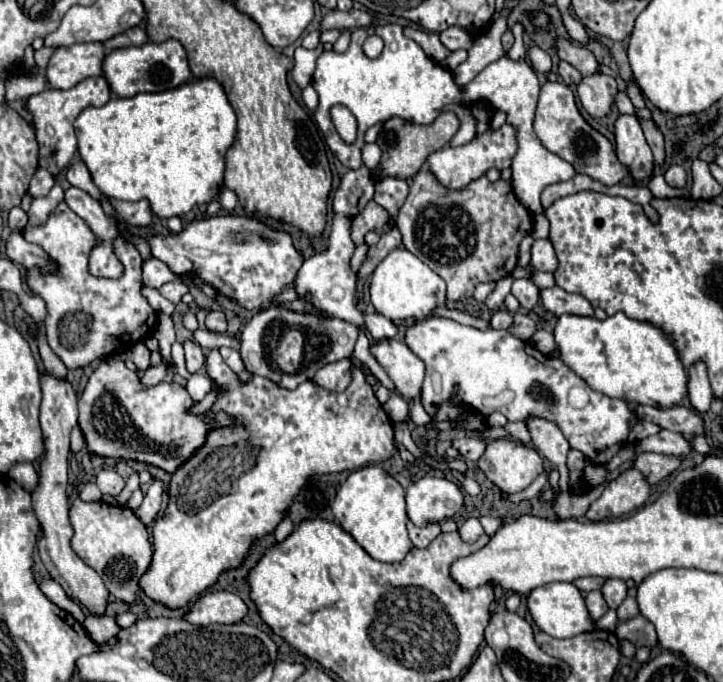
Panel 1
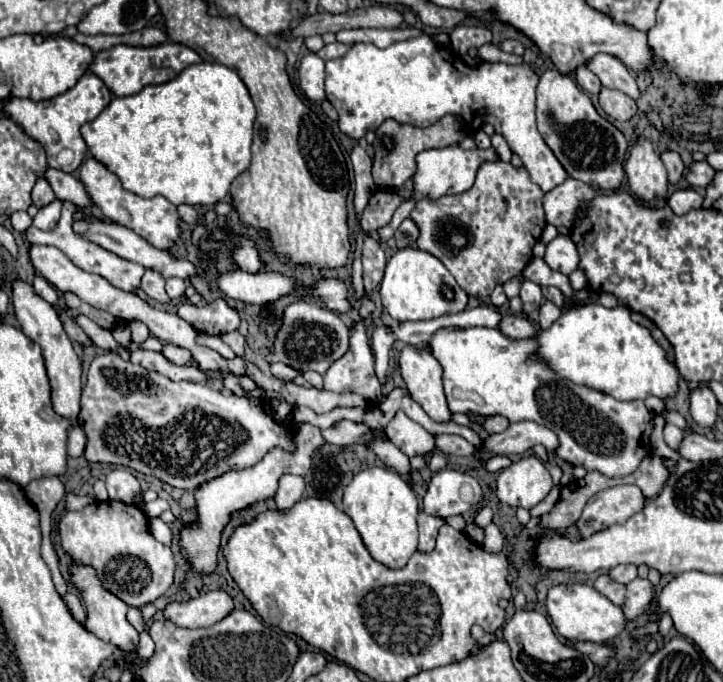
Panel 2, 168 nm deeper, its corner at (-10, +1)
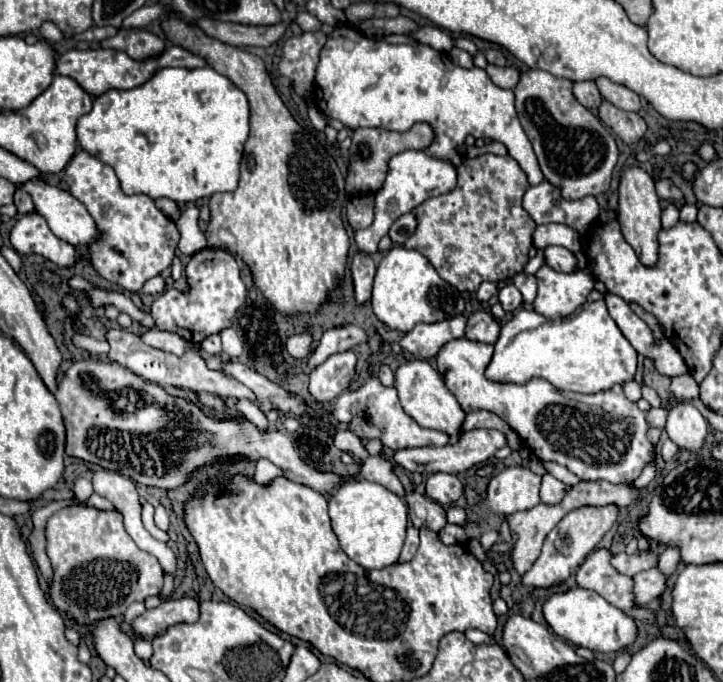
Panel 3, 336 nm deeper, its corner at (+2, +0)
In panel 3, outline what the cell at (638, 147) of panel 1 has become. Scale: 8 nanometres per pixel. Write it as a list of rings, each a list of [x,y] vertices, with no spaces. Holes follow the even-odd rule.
[[[630,166],[618,184],[618,222],[622,226],[622,234],[626,238],[626,242],[636,250],[638,258],[646,264],[646,266],[654,266],[654,262],[658,260],[658,242],[656,242],[656,234],[660,232],[660,198],[656,194],[654,188],[654,178],[642,170],[640,166]]]

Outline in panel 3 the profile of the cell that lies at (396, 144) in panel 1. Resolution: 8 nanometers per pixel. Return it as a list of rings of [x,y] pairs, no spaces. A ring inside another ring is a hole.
[[[426,122],[414,124],[408,132],[394,132],[384,128],[358,128],[352,132],[352,146],[350,146],[350,166],[346,178],[348,194],[358,192],[376,192],[384,184],[388,174],[388,162],[392,156],[404,150],[426,150],[434,142],[434,130]]]

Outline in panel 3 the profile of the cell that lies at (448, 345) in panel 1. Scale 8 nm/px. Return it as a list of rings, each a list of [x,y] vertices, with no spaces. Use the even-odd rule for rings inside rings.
[[[468,338],[446,342],[436,356],[438,372],[442,374],[446,388],[456,396],[462,410],[464,412],[490,410],[498,414],[502,420],[510,424],[510,428],[520,436],[520,440],[532,452],[536,452],[536,456],[542,462],[558,462],[566,466],[568,470],[572,470],[580,480],[608,480],[614,484],[636,480],[642,468],[652,462],[652,456],[650,456],[652,446],[646,438],[644,412],[634,402],[628,402],[620,386],[600,394],[587,395],[558,390],[544,378],[532,378],[526,384],[502,384],[502,382],[488,380],[484,376],[486,364],[490,360],[492,360],[492,344],[472,342]]]

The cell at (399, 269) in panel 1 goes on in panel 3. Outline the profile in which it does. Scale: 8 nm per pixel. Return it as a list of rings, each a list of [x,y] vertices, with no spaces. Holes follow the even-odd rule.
[[[392,246],[378,264],[372,288],[372,310],[380,322],[400,332],[410,332],[420,322],[440,322],[454,318],[464,310],[460,292],[444,282],[434,266],[416,250]]]

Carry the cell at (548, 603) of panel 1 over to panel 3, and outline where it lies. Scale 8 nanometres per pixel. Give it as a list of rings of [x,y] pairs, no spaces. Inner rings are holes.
[[[570,588],[566,592],[552,594],[542,606],[544,618],[550,628],[566,642],[574,646],[584,646],[594,652],[618,652],[634,642],[636,638],[636,624],[634,620],[606,602],[600,594],[586,588]]]

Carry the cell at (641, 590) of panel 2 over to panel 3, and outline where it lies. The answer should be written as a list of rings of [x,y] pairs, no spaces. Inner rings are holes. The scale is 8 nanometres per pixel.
[[[650,568],[634,576],[634,604],[646,606],[648,602],[656,600],[666,588],[666,578],[658,572],[658,568]]]

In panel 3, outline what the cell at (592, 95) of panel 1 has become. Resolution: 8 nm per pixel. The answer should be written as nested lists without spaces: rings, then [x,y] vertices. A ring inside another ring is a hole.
[[[602,100],[600,108],[598,108],[598,116],[626,144],[638,142],[646,132],[646,122],[636,112],[620,110],[618,106],[612,106],[612,102],[608,102],[608,100]]]

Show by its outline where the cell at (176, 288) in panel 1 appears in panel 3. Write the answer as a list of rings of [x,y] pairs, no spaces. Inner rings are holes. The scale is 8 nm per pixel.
[[[162,276],[150,278],[150,280],[144,284],[144,288],[142,288],[144,294],[150,294],[150,296],[154,296],[154,298],[156,298],[156,294],[162,294],[164,290],[166,290],[166,282],[164,282]]]

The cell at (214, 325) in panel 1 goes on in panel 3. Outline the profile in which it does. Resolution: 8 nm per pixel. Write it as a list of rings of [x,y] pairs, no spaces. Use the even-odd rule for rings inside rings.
[[[204,248],[190,258],[186,266],[186,276],[190,284],[188,294],[176,288],[170,288],[154,300],[152,316],[156,318],[156,328],[174,332],[184,340],[202,342],[204,338],[232,326],[236,310],[246,300],[246,288],[244,288],[244,282],[240,280],[238,264],[234,262],[232,254],[226,250]]]

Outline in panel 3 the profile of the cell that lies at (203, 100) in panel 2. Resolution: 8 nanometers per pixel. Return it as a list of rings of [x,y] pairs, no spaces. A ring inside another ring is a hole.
[[[162,68],[152,80],[132,90],[110,90],[94,100],[92,112],[76,124],[80,146],[114,168],[124,194],[148,194],[174,202],[196,202],[214,192],[232,192],[238,186],[238,168],[248,138],[248,100],[226,76],[214,68]]]

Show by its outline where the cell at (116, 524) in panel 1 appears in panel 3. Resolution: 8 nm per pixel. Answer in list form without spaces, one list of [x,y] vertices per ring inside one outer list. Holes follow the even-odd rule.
[[[74,504],[52,514],[46,524],[46,554],[54,568],[52,602],[78,624],[120,616],[134,600],[142,602],[162,590],[164,570],[160,562],[134,544],[124,530],[122,514],[116,510],[106,512]]]

